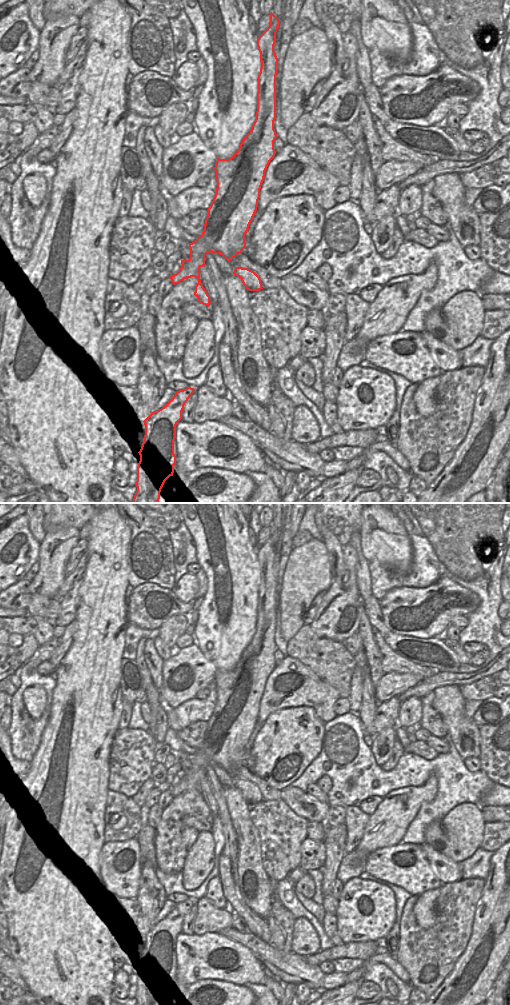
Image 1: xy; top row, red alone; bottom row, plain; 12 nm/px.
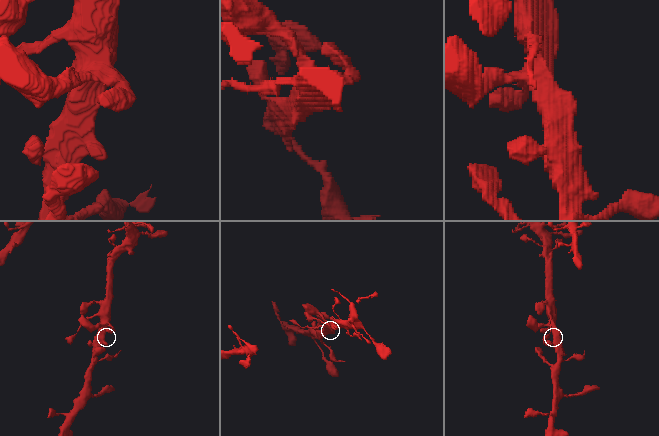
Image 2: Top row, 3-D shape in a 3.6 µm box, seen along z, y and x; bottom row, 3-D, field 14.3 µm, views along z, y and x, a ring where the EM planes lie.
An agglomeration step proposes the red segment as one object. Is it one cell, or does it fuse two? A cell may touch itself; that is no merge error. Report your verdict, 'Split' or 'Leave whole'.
Leave whole.

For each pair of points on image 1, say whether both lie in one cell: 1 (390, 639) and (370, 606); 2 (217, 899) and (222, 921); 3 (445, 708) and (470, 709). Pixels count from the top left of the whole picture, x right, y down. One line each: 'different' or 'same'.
1: same
2: different
3: different

